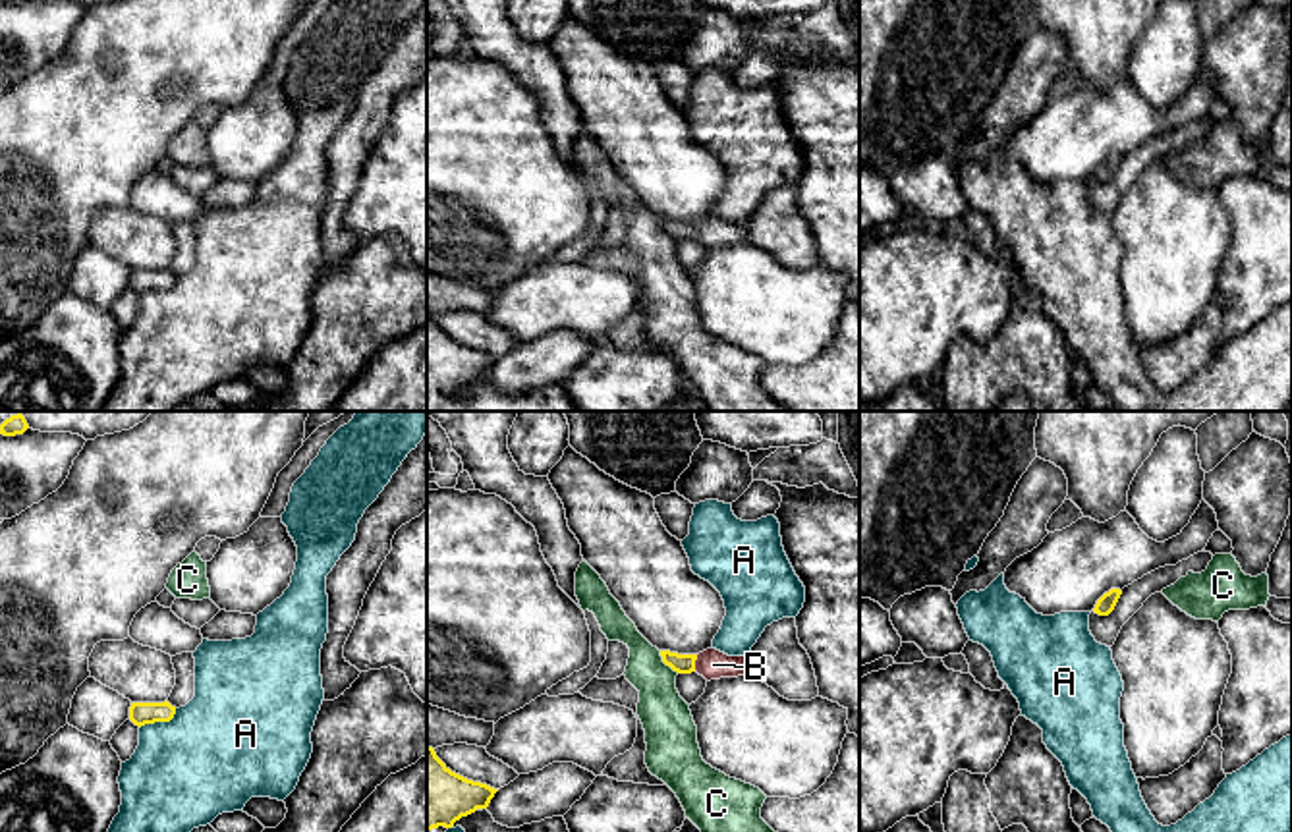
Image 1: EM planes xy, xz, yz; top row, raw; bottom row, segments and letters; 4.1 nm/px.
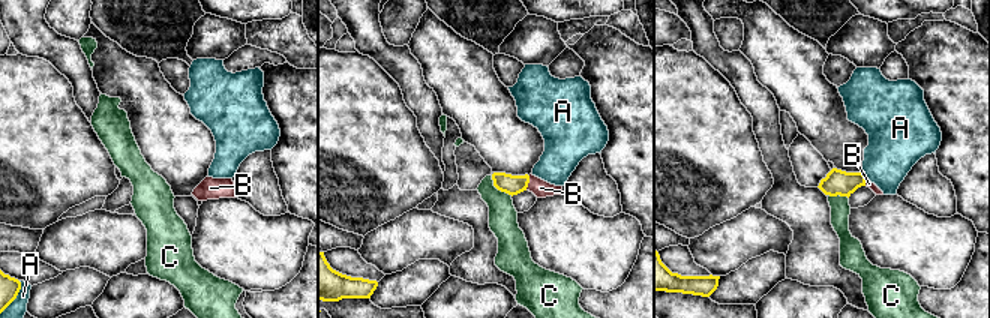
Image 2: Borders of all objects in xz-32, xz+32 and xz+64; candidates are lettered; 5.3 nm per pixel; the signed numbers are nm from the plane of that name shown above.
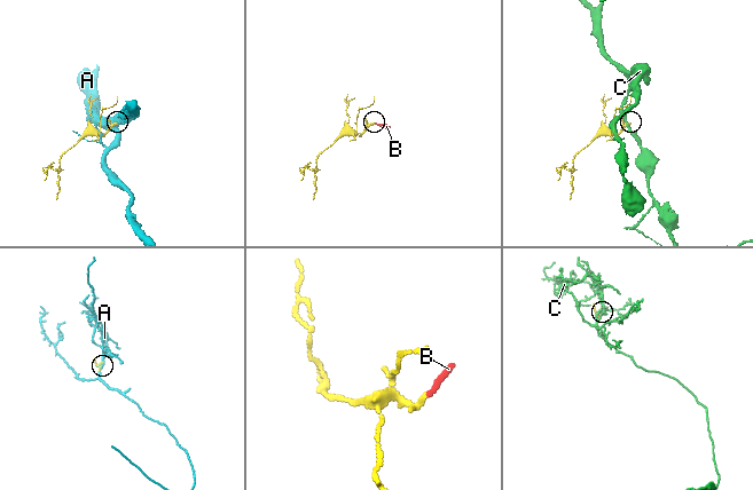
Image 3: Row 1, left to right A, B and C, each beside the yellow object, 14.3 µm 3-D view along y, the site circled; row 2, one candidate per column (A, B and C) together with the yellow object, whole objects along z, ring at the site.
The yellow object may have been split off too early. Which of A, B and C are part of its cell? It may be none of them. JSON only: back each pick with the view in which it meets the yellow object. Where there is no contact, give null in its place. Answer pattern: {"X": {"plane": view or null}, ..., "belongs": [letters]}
{"B": {"plane": "xz"}, "belongs": ["B"]}

